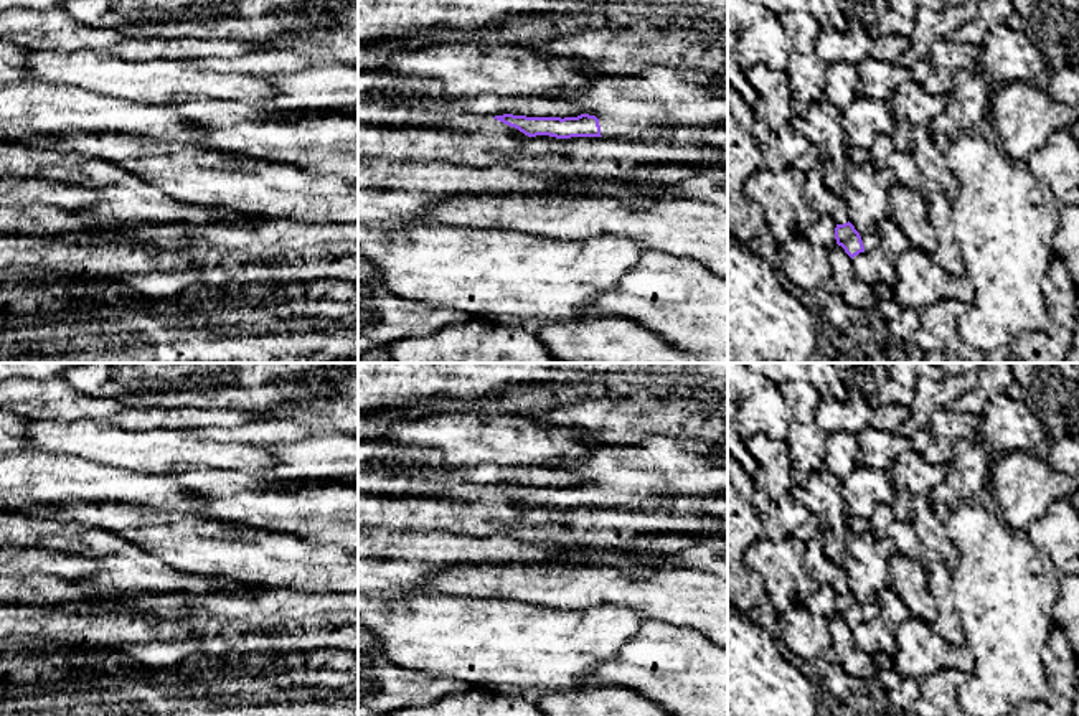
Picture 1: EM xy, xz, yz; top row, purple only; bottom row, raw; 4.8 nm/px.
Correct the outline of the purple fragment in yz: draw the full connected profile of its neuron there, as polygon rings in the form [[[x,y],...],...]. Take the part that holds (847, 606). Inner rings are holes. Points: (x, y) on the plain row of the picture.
[[[850,591],[845,594],[836,594],[835,609],[851,629],[860,622],[869,622],[878,617],[876,602],[861,605]]]

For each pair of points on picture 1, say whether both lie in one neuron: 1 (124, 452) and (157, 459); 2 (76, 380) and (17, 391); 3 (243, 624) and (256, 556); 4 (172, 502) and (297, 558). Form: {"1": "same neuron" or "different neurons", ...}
{"1": "same neuron", "2": "different neurons", "3": "different neurons", "4": "different neurons"}

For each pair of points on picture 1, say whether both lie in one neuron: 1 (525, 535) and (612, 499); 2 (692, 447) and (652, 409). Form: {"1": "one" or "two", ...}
{"1": "two", "2": "two"}

